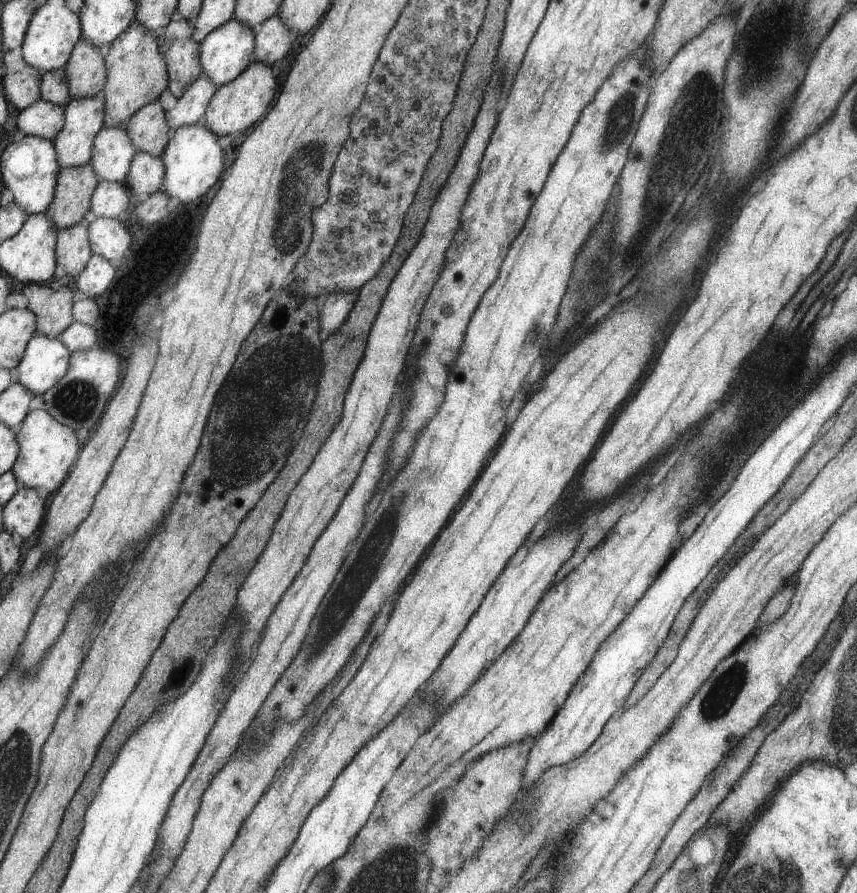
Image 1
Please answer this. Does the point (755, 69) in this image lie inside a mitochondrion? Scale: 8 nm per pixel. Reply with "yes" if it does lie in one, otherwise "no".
yes

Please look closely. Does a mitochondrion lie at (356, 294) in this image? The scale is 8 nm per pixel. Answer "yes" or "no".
no

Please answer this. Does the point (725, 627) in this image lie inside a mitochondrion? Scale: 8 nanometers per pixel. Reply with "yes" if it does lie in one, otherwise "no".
no

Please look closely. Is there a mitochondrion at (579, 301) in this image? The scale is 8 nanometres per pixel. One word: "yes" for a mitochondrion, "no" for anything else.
yes

